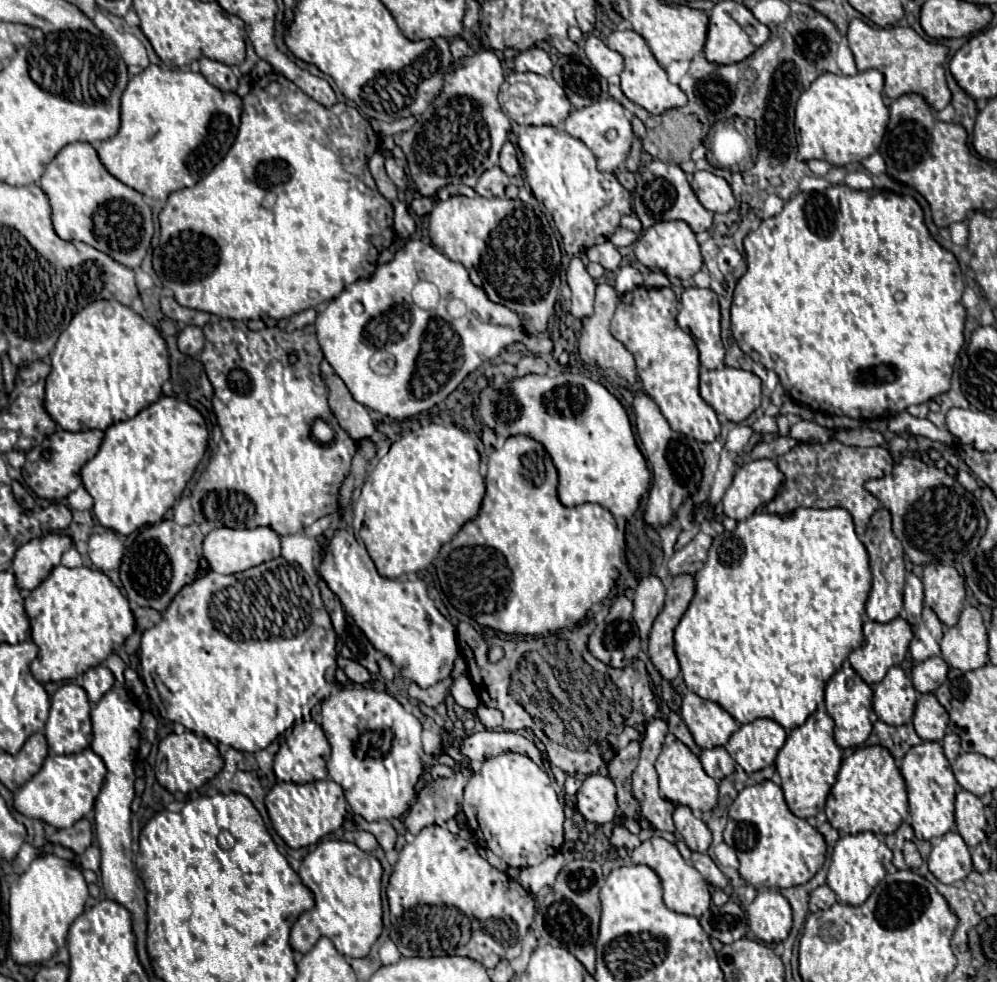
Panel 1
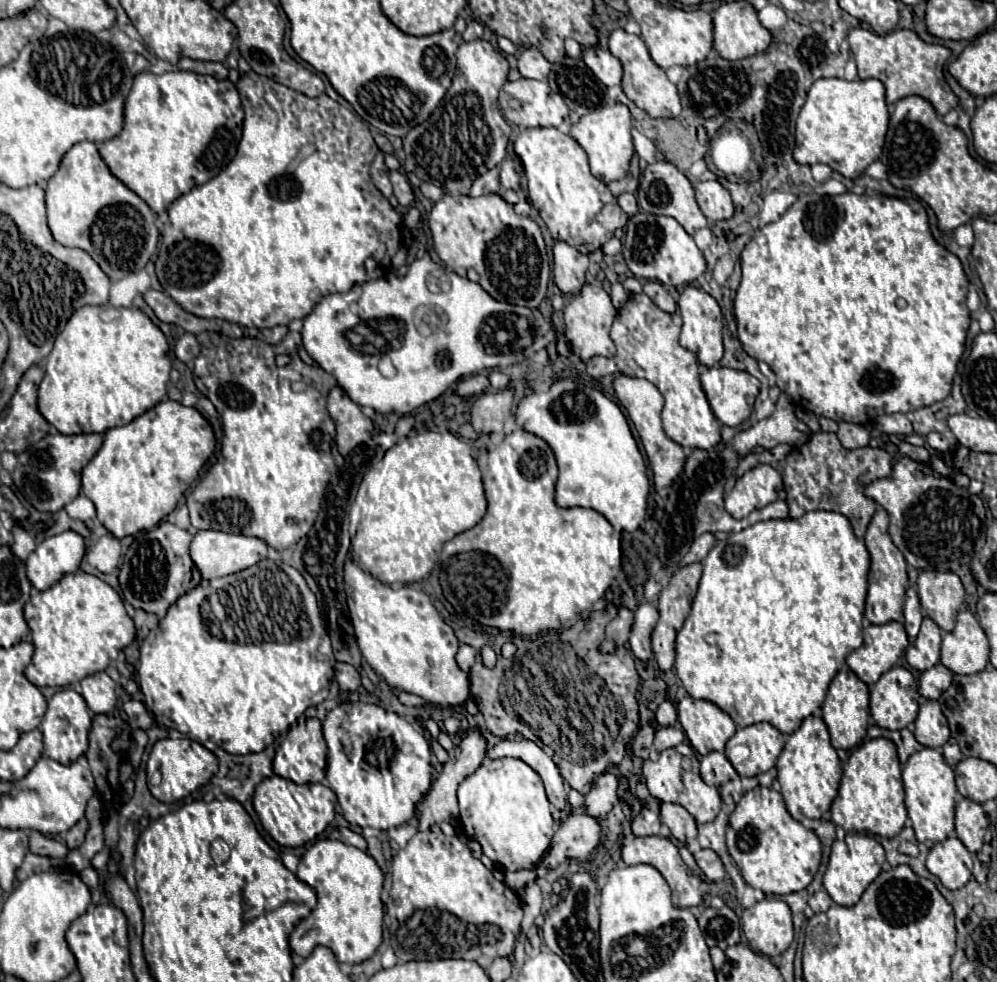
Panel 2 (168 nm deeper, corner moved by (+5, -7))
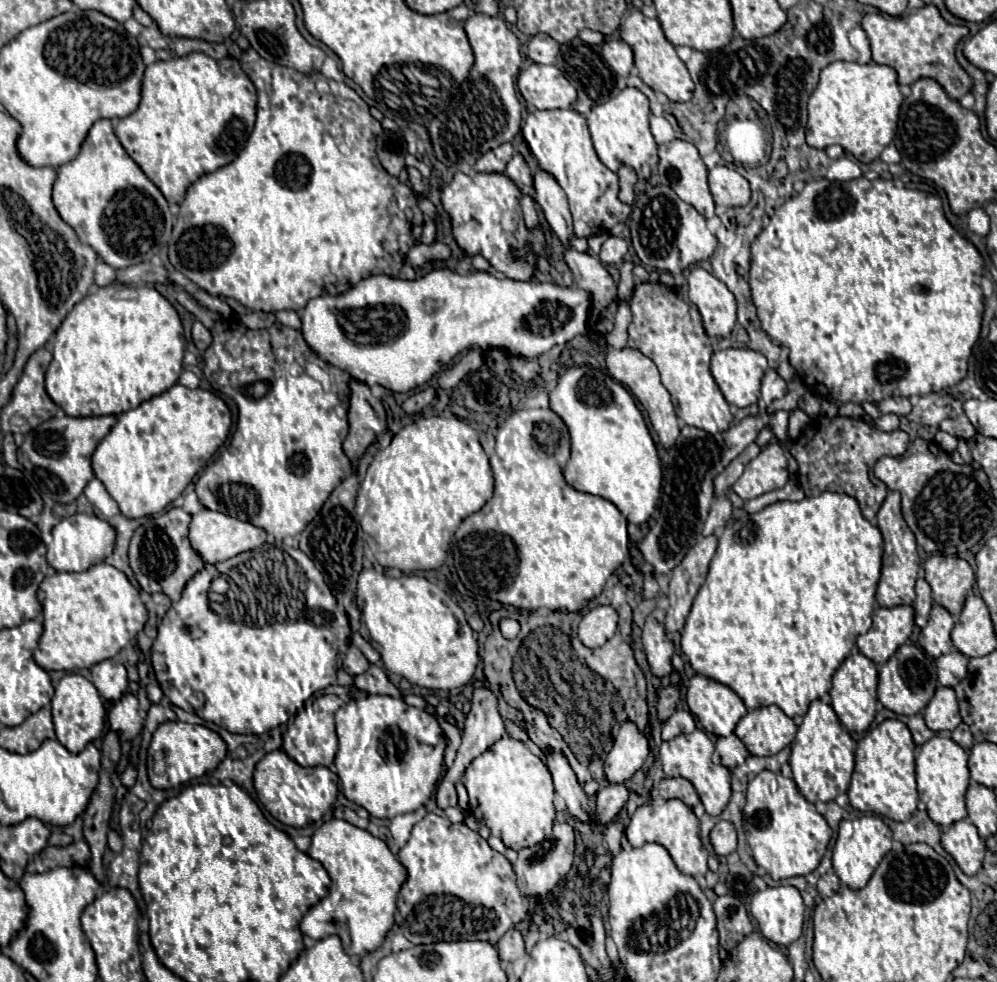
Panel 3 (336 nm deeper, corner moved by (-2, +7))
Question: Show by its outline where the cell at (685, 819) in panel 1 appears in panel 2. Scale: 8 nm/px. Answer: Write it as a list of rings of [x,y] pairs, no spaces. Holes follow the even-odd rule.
[[[663,802],[659,816],[661,816],[661,822],[669,826],[671,834],[679,842],[689,842],[689,840],[697,838],[697,822],[681,804]]]

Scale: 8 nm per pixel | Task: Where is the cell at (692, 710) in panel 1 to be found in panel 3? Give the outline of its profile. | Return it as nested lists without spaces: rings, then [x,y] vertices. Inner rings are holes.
[[[696,674],[696,676],[690,678],[686,702],[688,702],[690,712],[694,714],[694,718],[700,722],[700,726],[708,734],[714,734],[714,736],[730,736],[734,732],[738,720],[748,712],[746,706],[744,706],[744,702],[740,700],[740,696],[734,690],[730,690],[728,686],[724,686],[720,682],[704,678],[700,674]]]

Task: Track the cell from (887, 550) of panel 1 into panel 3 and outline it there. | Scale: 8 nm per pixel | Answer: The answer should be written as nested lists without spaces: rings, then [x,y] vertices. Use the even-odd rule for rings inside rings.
[[[890,492],[886,500],[882,502],[882,508],[876,514],[878,518],[878,530],[884,538],[884,556],[882,556],[882,576],[876,590],[876,600],[880,606],[900,606],[900,604],[912,604],[914,594],[914,582],[918,576],[918,552],[916,552],[916,540],[910,528],[906,526],[902,514],[900,514],[900,494]]]

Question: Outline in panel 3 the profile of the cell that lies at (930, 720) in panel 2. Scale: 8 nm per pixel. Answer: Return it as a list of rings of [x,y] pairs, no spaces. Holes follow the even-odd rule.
[[[940,686],[934,694],[934,698],[928,702],[924,710],[926,726],[934,732],[940,730],[954,730],[962,720],[958,714],[958,702],[952,688]]]

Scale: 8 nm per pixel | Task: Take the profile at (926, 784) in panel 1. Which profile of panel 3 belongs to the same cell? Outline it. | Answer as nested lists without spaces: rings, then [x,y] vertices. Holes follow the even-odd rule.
[[[934,736],[926,744],[920,746],[920,754],[916,756],[916,782],[918,796],[928,808],[928,816],[934,824],[950,826],[958,820],[966,818],[964,794],[968,788],[968,754],[950,738]]]

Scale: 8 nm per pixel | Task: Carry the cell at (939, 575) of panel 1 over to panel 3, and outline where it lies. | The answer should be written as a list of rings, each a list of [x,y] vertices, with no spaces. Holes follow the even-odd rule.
[[[930,556],[924,562],[926,582],[932,588],[932,600],[944,606],[954,618],[962,612],[968,590],[974,586],[974,570],[966,560],[948,556]]]

